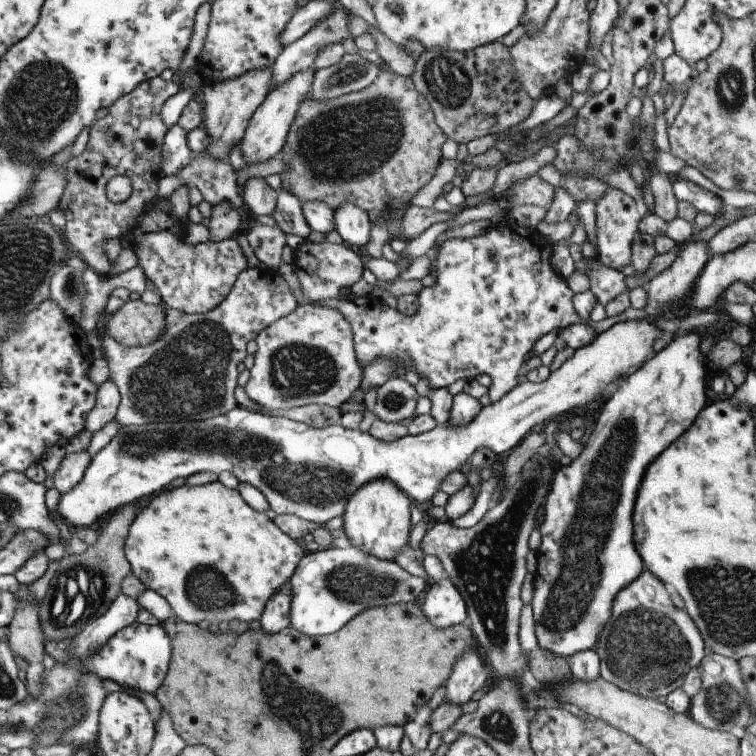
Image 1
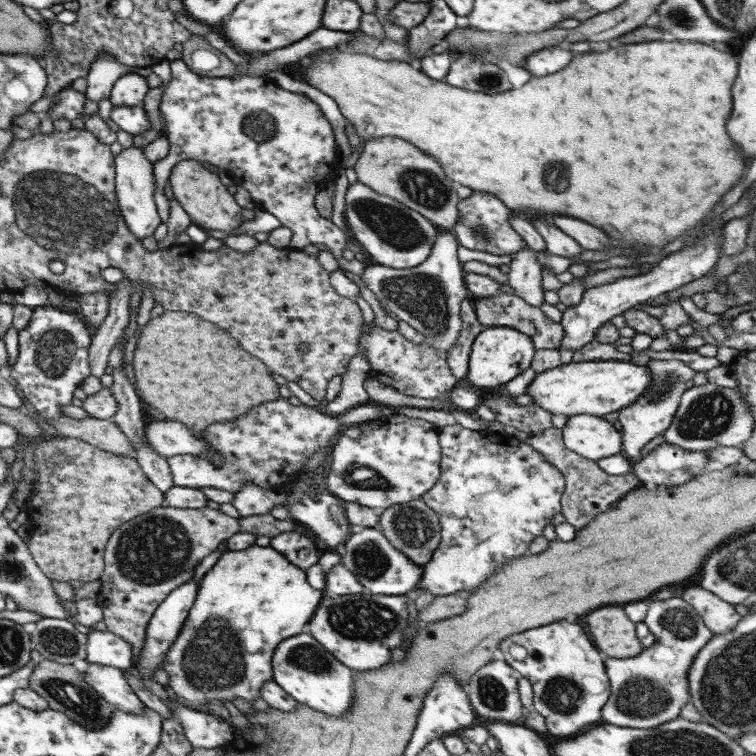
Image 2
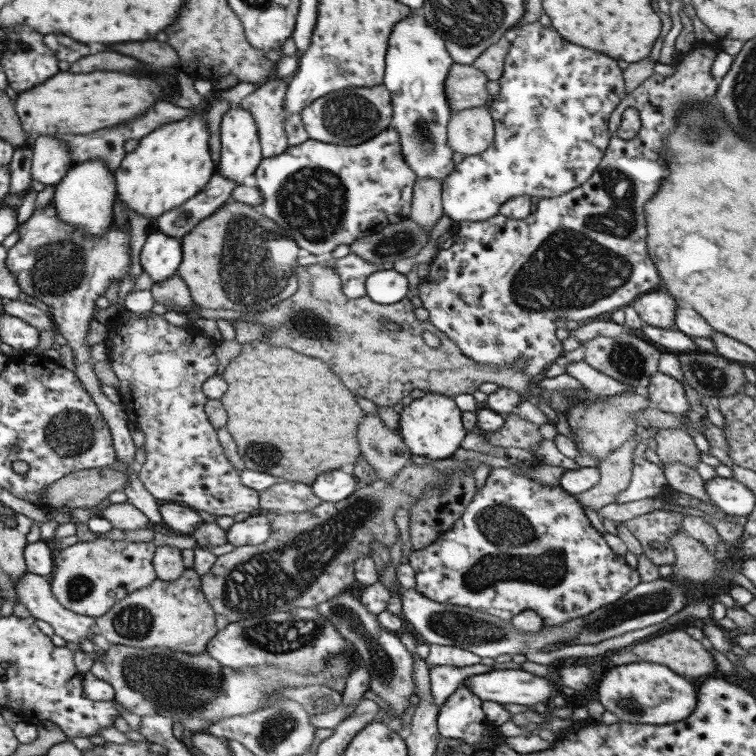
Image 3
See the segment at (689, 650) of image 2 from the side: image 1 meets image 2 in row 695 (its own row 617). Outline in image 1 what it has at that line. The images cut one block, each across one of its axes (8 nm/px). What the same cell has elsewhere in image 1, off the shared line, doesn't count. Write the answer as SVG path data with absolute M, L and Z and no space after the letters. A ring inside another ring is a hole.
M648 570L641 571L633 584L625 586L615 596L609 620L601 628L593 649L600 660L599 674L603 680L607 680L621 690L649 699L667 696L669 692L680 688L685 674L691 668L696 668L701 657L706 653L703 639L689 615L683 609L677 609L673 605L663 587L663 582Z

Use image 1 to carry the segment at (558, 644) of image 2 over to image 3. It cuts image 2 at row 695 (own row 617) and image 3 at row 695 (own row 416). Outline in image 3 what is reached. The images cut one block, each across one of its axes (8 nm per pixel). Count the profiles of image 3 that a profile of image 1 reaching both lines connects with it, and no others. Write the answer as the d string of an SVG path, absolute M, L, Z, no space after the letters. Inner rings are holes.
M623 664L598 680L597 698L604 710L631 724L669 724L683 720L695 708L696 688L661 664Z

